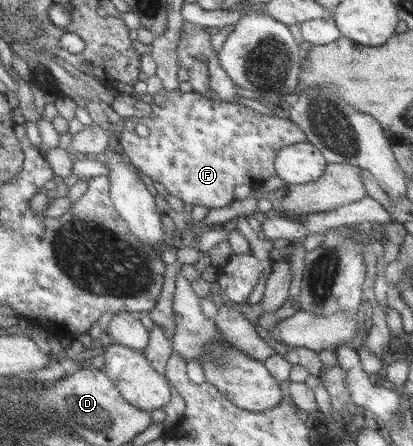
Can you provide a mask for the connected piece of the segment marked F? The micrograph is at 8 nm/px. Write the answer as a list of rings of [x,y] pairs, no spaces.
[[[164,88],[154,96],[151,106],[152,113],[139,121],[150,129],[148,137],[137,136],[133,118],[122,124],[123,154],[144,175],[164,184],[174,197],[209,210],[234,204],[234,186],[244,184],[244,176],[260,182],[277,176],[277,152],[307,142],[306,134],[286,114],[266,116],[244,105],[212,99],[195,91]]]

